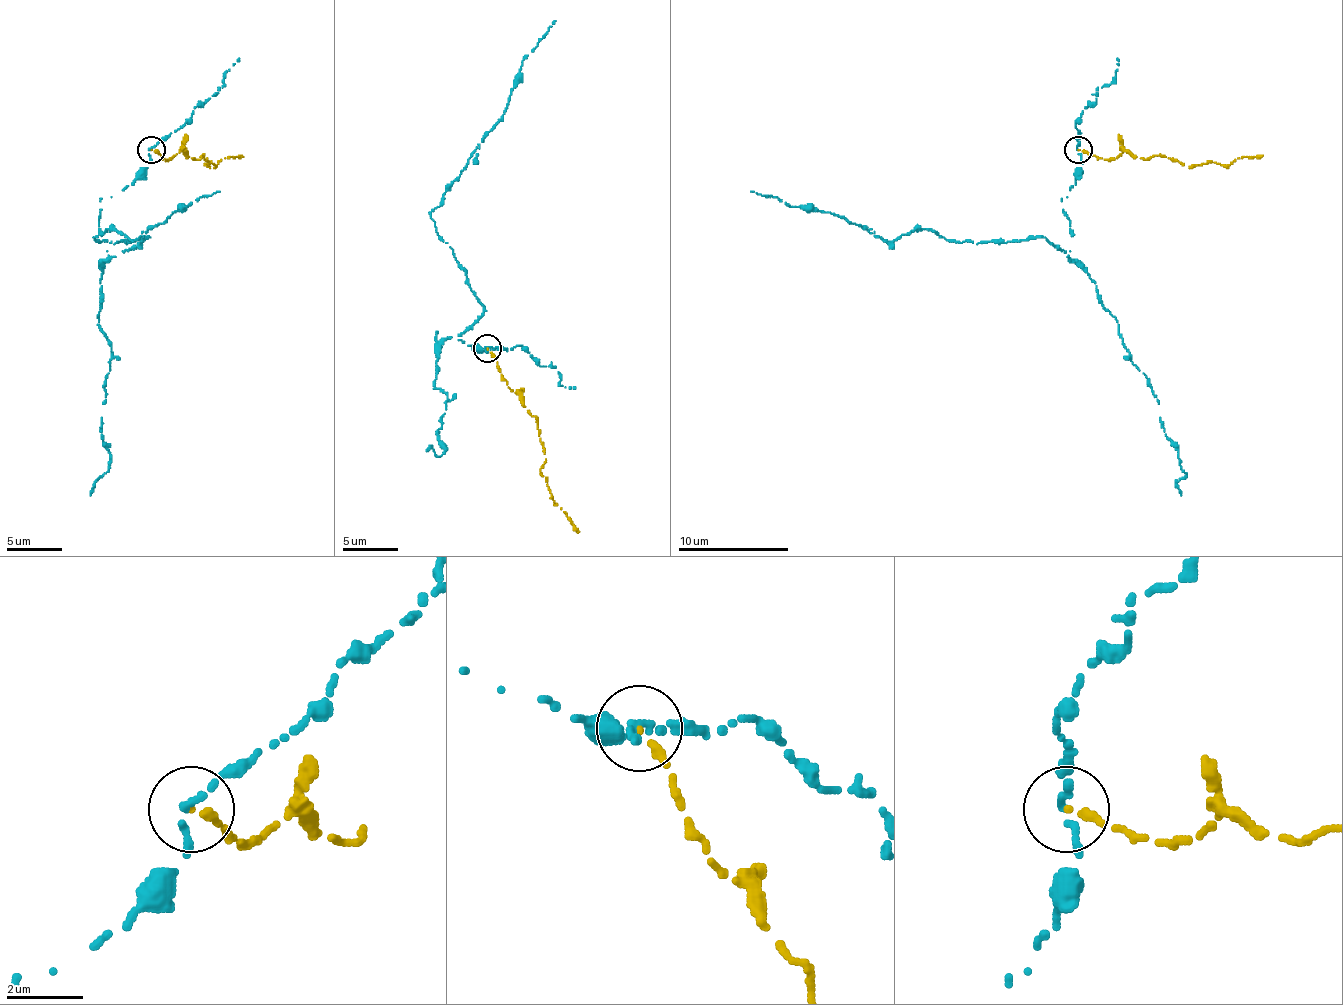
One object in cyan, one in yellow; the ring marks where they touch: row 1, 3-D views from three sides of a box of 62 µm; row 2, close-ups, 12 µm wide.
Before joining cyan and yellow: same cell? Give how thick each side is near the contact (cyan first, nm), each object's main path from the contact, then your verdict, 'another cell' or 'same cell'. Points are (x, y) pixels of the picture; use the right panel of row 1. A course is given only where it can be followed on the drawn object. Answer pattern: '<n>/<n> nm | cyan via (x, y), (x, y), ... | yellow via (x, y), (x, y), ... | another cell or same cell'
170/200 nm | cyan via (1079, 149), (1062, 199), (1068, 257), (1034, 238), (973, 243), (912, 229), (884, 240), (751, 190) | yellow via (1079, 149), (1106, 160), (1123, 152), (1148, 157), (1159, 154), (1184, 165), (1229, 165), (1237, 157), (1262, 154) | another cell

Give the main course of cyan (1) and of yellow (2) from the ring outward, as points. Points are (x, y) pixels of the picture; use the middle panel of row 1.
1: (487, 349), (437, 332), (434, 340), (462, 335), (484, 304), (431, 213), (509, 102), (523, 60), (556, 21)
2: (487, 349), (500, 376), (536, 418), (545, 454), (539, 474), (550, 499), (561, 507), (578, 532)

